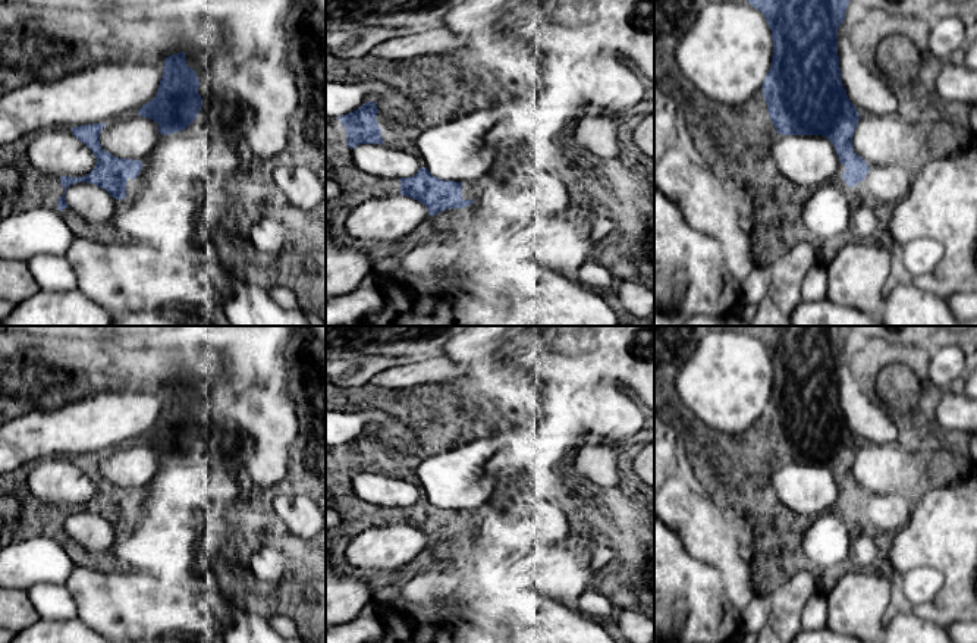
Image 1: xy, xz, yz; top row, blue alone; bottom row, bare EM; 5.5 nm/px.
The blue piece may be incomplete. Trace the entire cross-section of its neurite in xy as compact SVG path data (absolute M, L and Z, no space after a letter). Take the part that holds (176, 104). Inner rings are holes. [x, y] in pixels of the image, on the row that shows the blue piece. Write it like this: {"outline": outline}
{"outline": "M185 53L172 54L164 60L155 97L144 104L138 115L157 122L161 135L183 131L201 110L202 98L198 87L200 79L186 65Z"}

